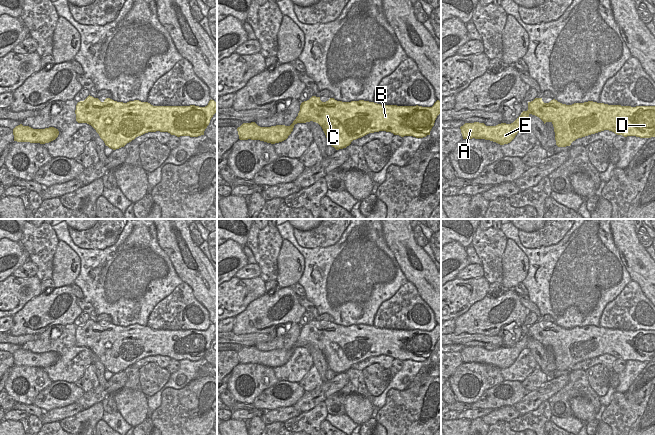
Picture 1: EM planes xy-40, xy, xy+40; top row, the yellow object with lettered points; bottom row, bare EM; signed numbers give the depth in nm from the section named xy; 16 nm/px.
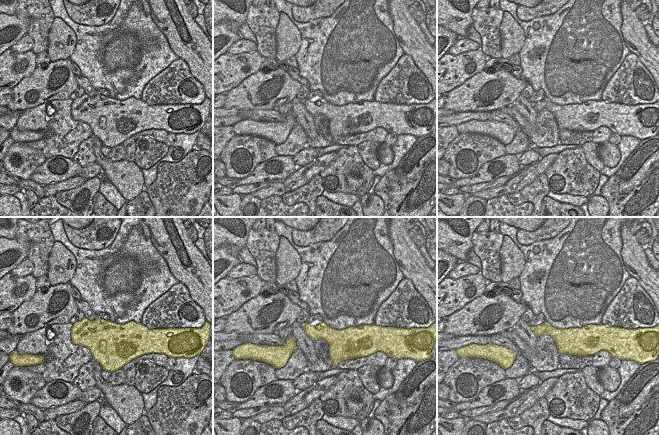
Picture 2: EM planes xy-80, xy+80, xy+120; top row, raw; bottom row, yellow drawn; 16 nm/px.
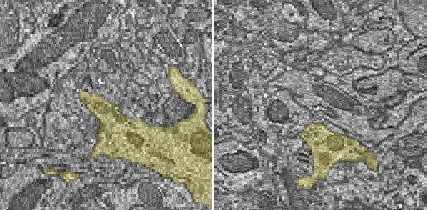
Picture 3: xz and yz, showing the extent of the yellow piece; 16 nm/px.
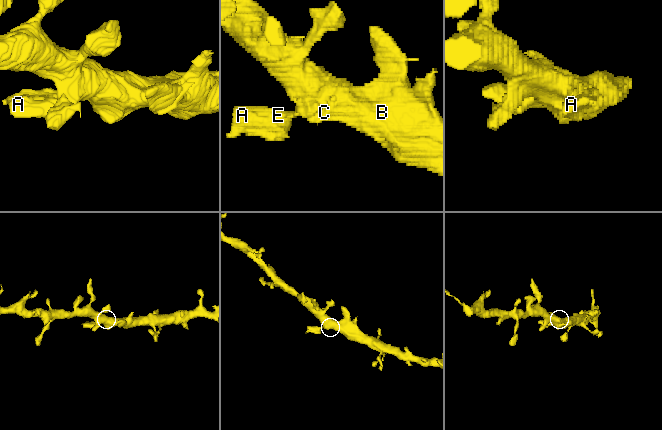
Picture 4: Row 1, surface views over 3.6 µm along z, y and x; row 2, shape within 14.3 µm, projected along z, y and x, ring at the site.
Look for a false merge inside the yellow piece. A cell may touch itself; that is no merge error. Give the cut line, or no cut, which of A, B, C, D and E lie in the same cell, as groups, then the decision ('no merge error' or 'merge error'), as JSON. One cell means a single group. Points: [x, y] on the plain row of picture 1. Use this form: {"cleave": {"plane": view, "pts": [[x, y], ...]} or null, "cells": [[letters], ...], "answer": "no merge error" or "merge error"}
{"cleave": null, "cells": [["A", "B", "C", "D", "E"]], "answer": "no merge error"}

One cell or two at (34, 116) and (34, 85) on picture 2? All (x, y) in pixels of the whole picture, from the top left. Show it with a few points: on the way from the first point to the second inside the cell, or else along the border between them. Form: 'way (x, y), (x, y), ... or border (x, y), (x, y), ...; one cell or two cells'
border (56, 99), (45, 101), (23, 111); two cells

